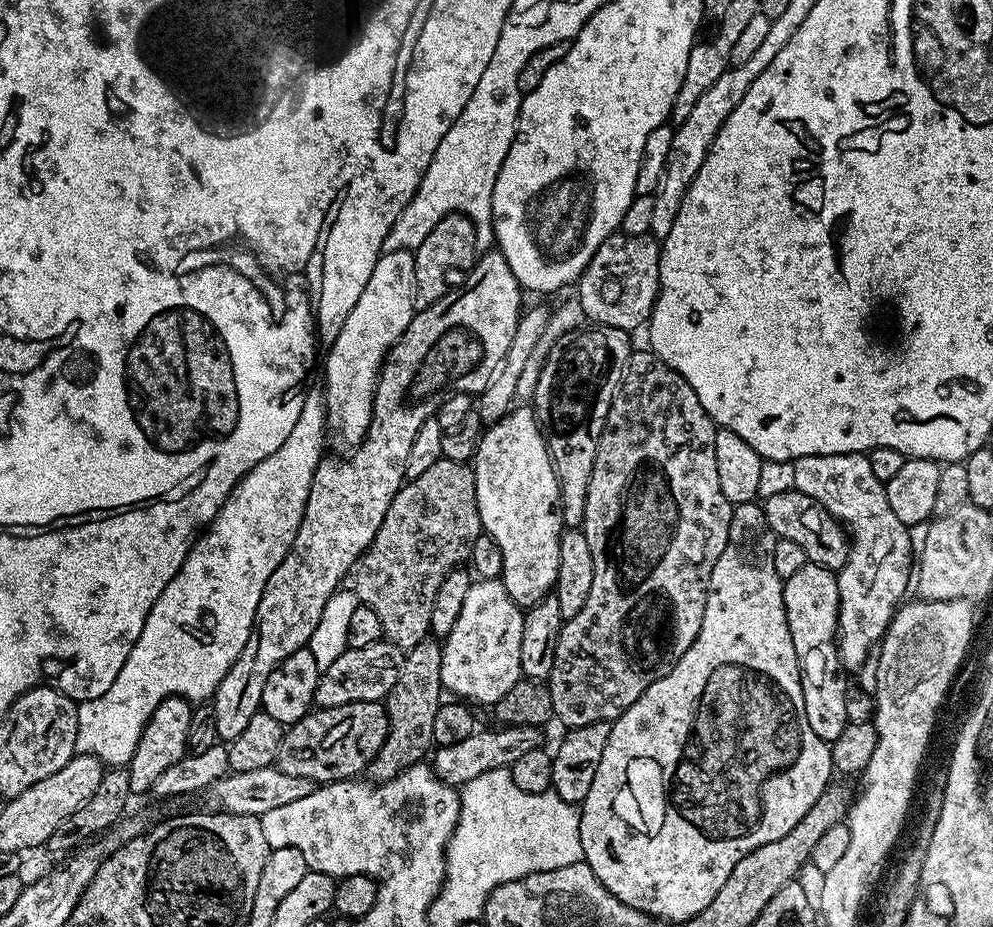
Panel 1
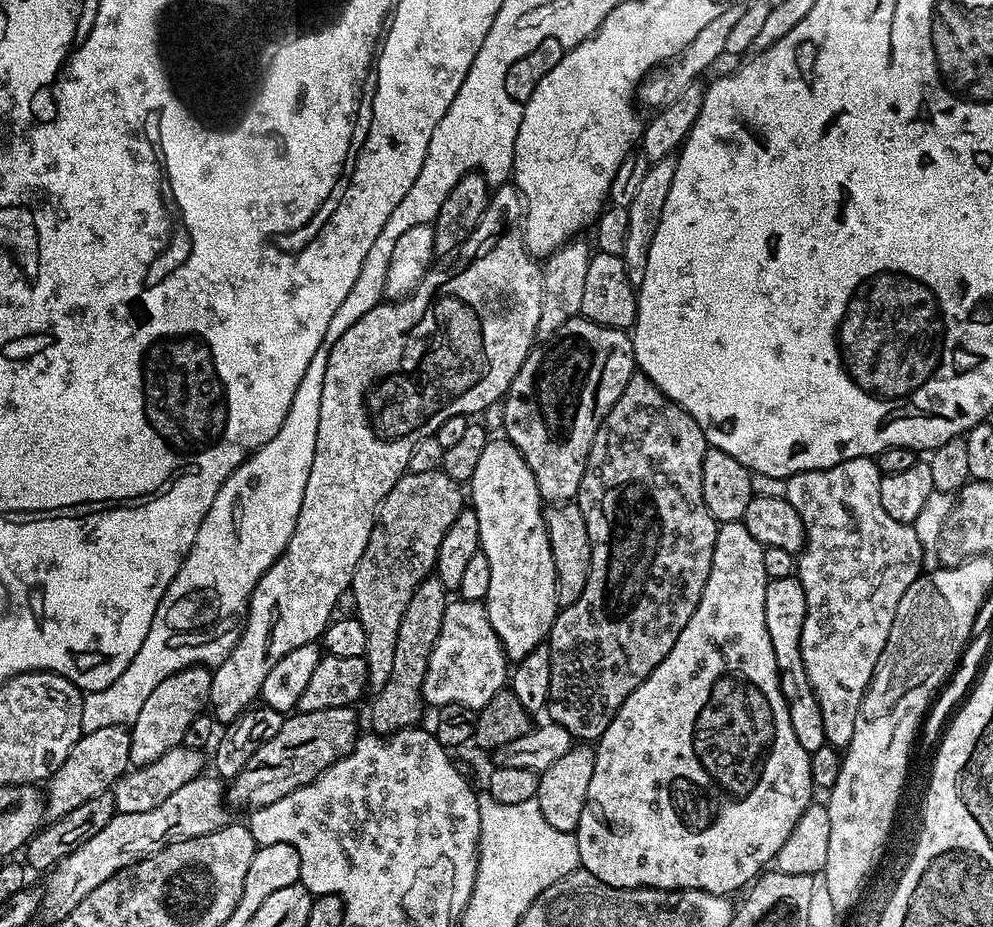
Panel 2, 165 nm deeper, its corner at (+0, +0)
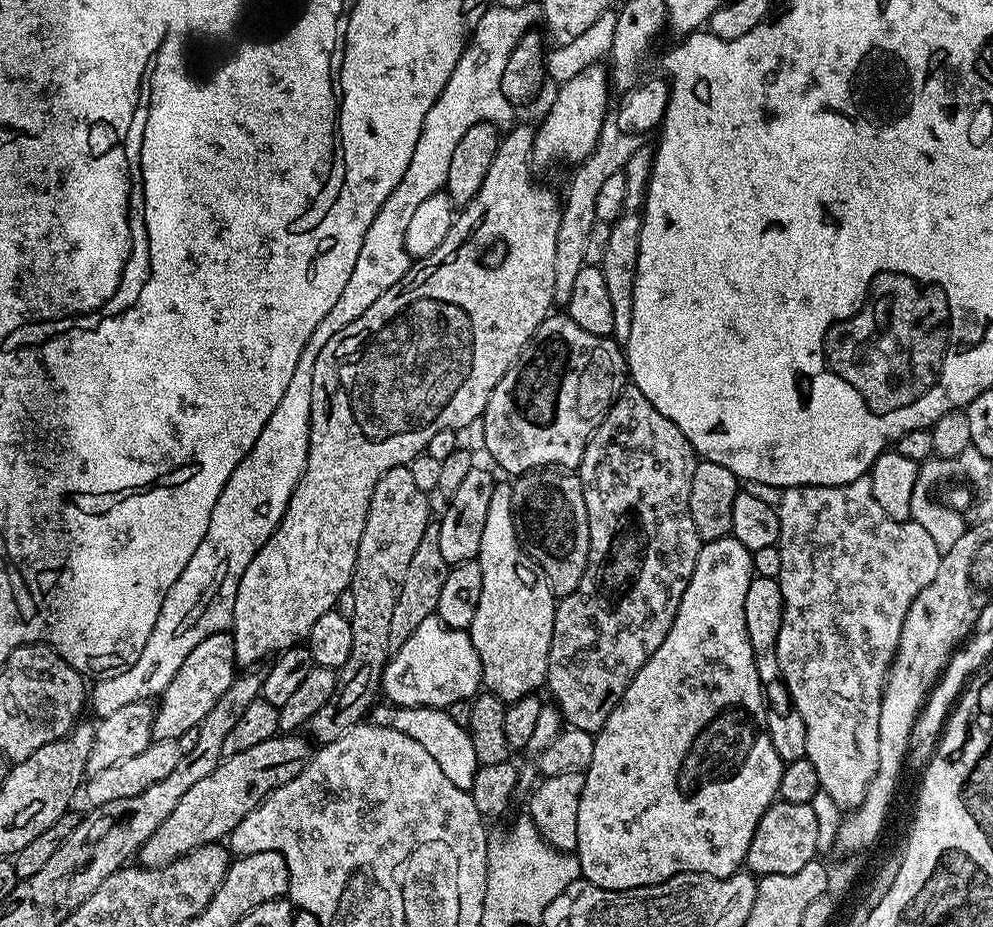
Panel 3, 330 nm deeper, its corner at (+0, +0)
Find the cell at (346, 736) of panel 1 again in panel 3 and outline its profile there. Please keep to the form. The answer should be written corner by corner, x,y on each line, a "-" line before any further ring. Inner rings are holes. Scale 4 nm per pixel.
277,734
266,738
266,742
258,742
258,746
250,750
242,750
242,754
223,757
206,778
201,778
186,790
182,802
174,806
174,814
170,814
170,818
150,834
138,853
139,863
146,868
161,868
198,846
215,844
231,836
234,826
242,822
247,812
257,808
275,788
304,772
313,758
314,748
301,736

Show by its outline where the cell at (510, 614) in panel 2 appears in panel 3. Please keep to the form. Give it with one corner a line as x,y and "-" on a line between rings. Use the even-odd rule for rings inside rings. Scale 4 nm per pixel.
497,483
490,498
490,510
486,510
486,530
482,530
482,546
478,559
482,566
482,598
478,598
478,610
474,610
470,635
482,666
480,679
483,687
495,694
499,700
521,700
523,696
531,696
545,687
558,600
553,596
543,572
524,551
518,535
518,516
512,506
511,483

